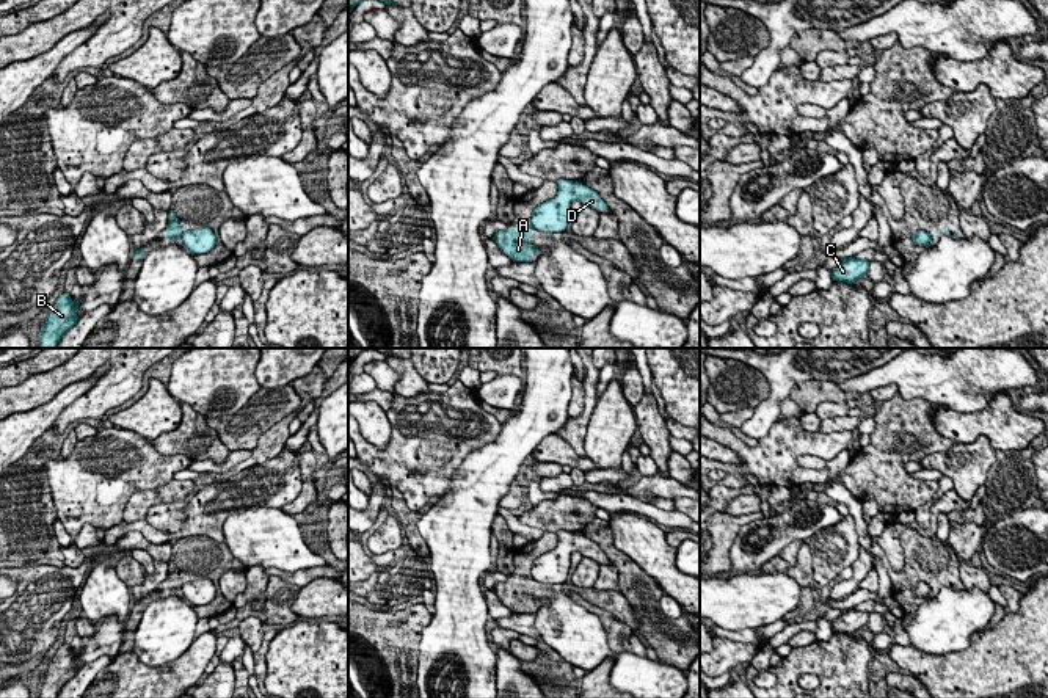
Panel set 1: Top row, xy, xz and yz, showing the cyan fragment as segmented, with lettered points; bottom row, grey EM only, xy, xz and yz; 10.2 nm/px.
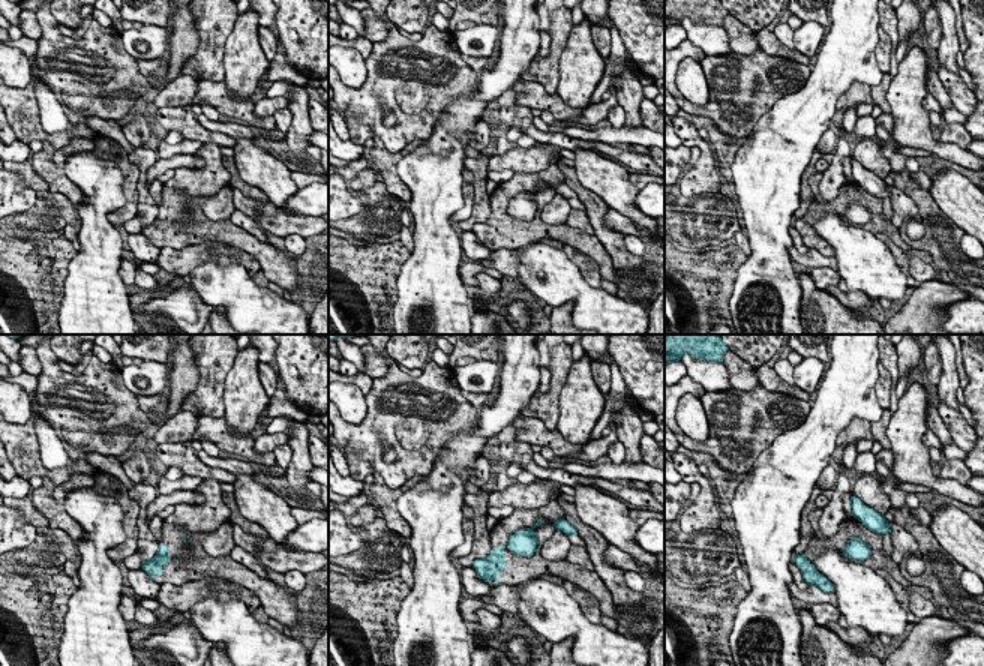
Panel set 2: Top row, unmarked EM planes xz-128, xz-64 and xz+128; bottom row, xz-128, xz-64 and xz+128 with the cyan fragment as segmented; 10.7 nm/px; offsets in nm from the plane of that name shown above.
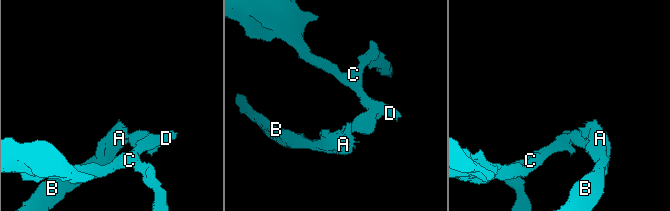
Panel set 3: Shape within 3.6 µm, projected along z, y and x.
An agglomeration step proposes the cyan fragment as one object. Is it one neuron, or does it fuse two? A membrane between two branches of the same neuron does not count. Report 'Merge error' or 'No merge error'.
Merge error

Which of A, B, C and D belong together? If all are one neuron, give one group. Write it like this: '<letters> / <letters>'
A B / C D

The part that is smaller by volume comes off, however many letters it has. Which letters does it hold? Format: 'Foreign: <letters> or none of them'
Foreign: A, B

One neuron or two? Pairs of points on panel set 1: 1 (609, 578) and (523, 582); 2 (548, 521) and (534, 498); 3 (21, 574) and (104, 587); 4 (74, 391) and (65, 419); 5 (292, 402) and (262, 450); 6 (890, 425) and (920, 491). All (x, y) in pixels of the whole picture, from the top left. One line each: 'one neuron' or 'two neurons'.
1: two neurons
2: two neurons
3: two neurons
4: two neurons
5: two neurons
6: one neuron

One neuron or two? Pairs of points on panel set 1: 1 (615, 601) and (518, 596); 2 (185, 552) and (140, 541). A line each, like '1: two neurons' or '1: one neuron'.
1: one neuron
2: two neurons

